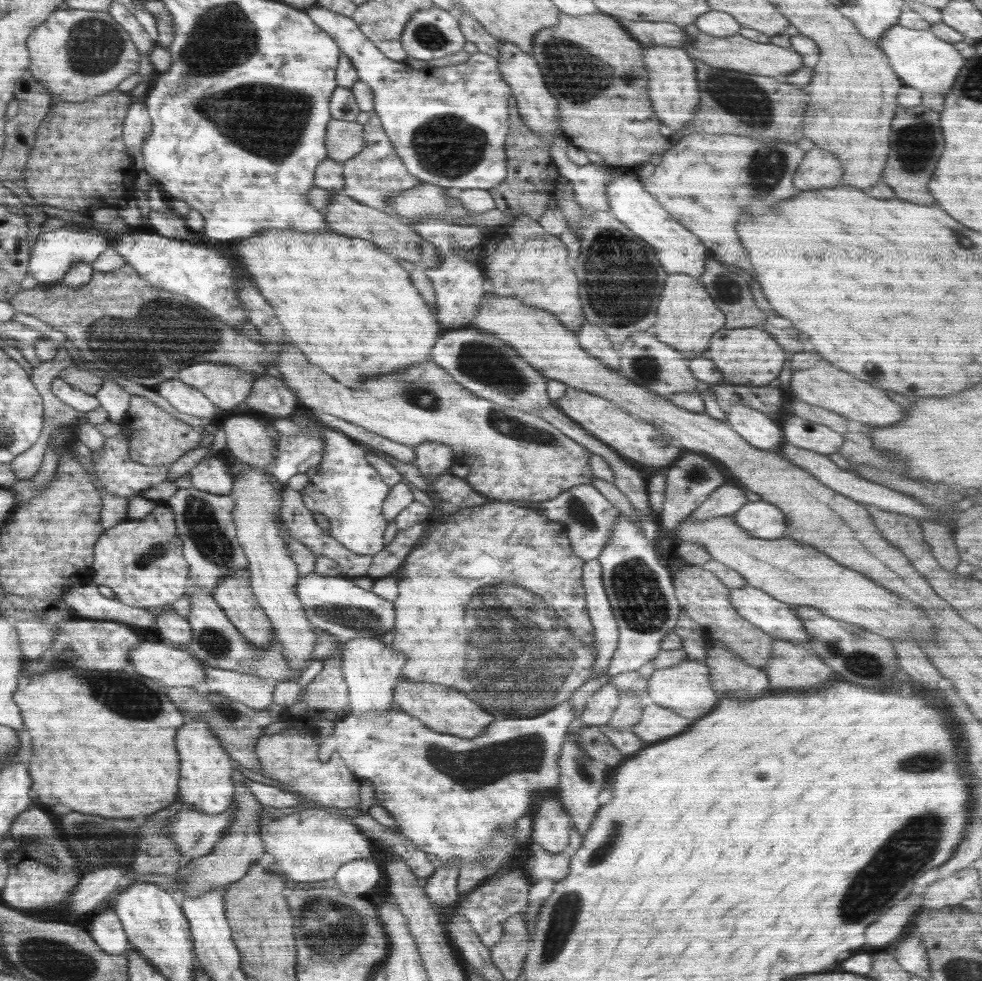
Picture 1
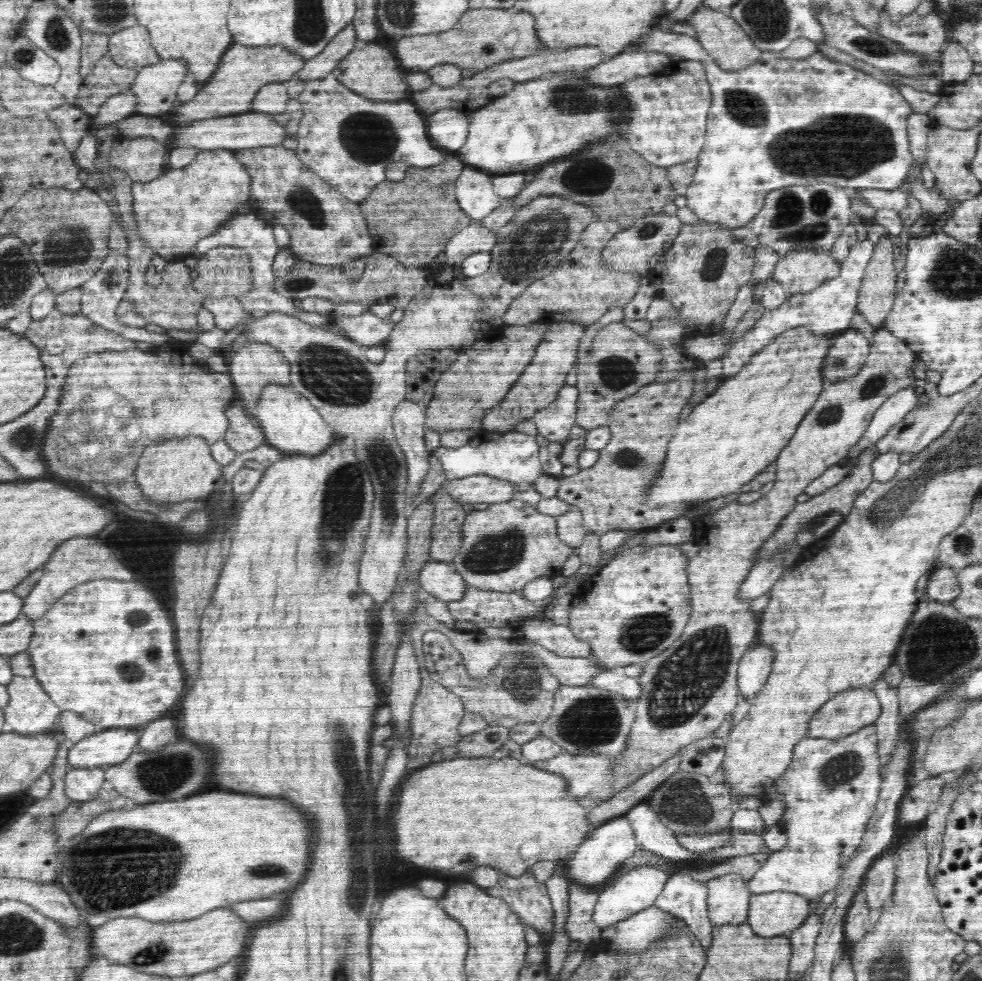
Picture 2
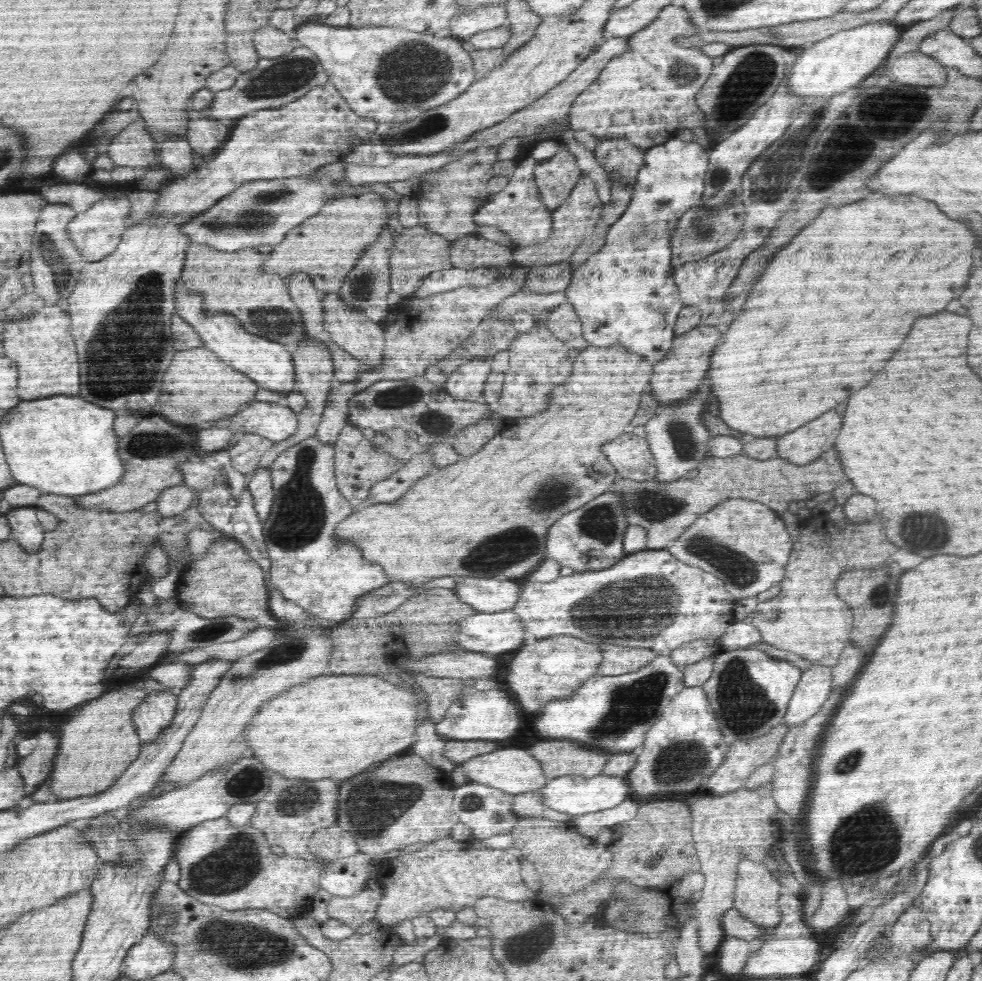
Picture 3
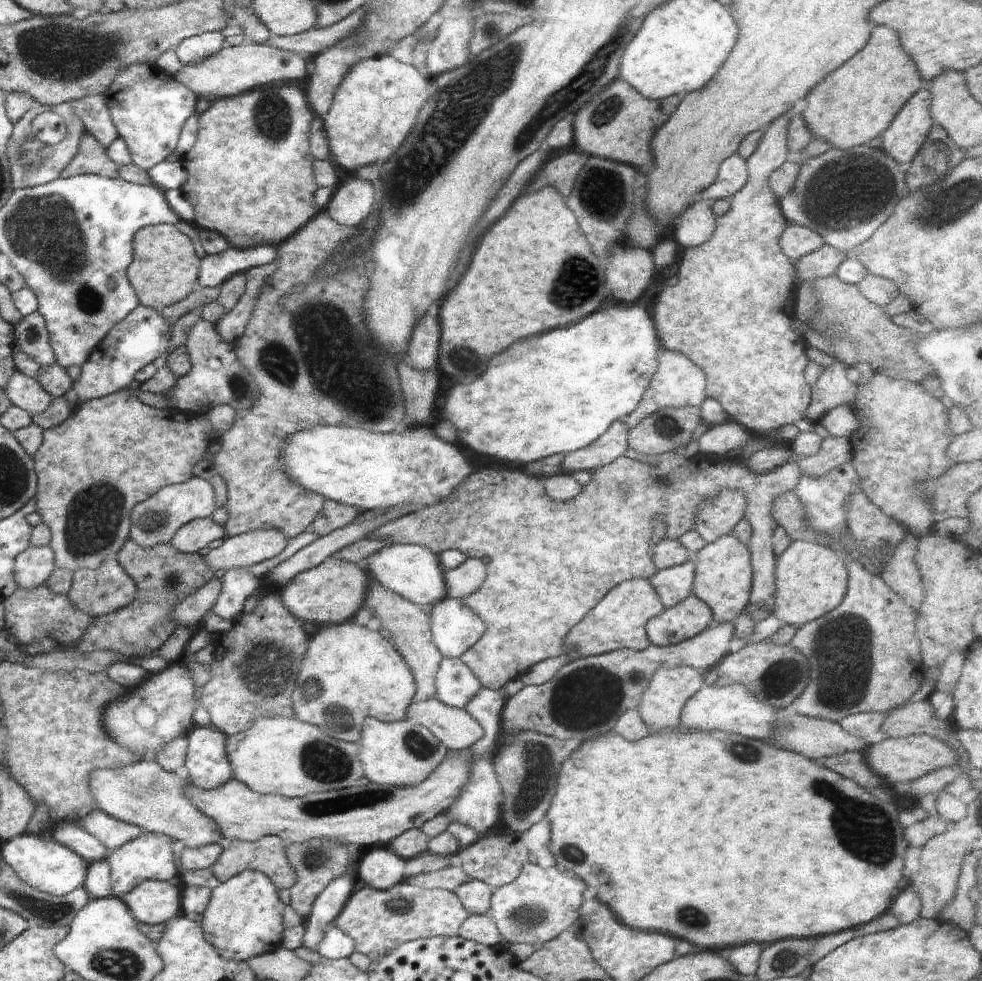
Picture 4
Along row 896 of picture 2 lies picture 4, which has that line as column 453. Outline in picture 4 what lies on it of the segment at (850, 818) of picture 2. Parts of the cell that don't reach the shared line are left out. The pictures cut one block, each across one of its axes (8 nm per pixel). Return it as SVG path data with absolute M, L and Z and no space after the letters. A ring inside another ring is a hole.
M482 687L464 708L480 724L483 733L471 748L471 780L467 782L466 788L463 788L458 800L451 805L446 814L450 815L453 821L459 820L459 823L469 824L469 827L475 828L480 836L484 835L501 816L503 792L493 767L492 752L501 729L501 712L505 702L504 696L498 689Z

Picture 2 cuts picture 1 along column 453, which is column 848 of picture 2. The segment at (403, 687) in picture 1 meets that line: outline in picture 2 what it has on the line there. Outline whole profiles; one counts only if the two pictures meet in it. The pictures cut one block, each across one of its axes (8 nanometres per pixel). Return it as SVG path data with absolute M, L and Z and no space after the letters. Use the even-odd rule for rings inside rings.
M871 686L849 688L839 692L834 698L828 700L826 704L820 706L820 710L810 720L810 728L808 728L806 737L832 740L844 738L860 730L863 726L875 724L881 712L882 705Z

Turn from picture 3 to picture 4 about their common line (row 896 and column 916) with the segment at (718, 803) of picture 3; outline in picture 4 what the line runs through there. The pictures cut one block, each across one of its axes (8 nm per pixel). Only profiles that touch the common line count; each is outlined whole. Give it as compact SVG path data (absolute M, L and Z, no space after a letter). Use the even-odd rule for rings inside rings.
M926 698L888 711L881 730L889 737L905 737L906 735L939 737L939 730L946 731L953 727L952 721L941 721L937 717L929 699Z

